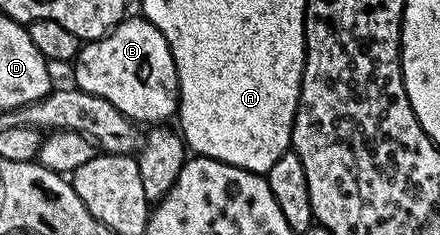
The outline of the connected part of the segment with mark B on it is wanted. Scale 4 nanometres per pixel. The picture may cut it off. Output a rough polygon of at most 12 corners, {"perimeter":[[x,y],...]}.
{"perimeter":[[125,18],[74,61],[75,87],[141,126],[177,115],[166,38]]}

